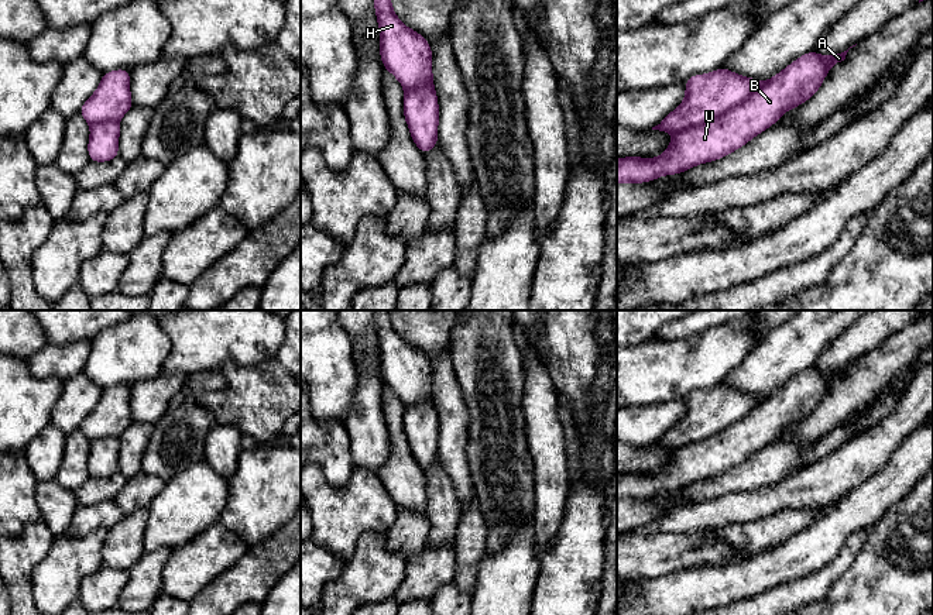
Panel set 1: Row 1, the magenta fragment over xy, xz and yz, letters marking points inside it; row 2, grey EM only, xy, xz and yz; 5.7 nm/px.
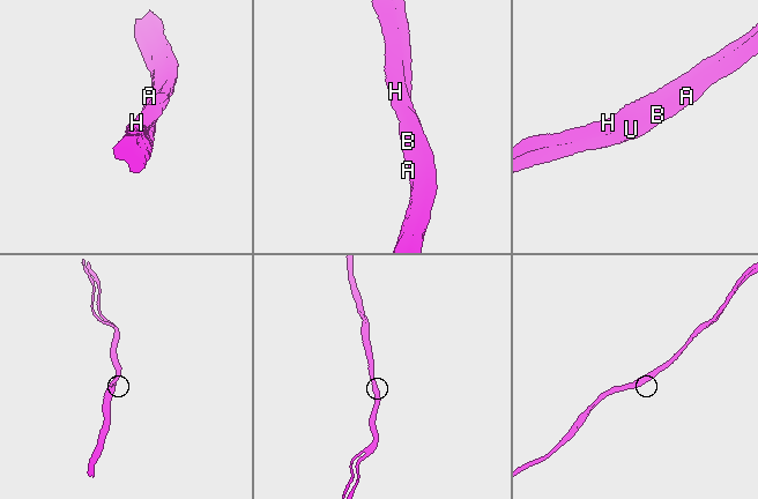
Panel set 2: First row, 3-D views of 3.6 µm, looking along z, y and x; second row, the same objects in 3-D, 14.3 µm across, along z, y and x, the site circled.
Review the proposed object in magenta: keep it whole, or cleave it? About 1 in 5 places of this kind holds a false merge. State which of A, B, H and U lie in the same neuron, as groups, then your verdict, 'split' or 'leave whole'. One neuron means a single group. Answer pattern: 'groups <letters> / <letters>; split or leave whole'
groups A B U / H; split

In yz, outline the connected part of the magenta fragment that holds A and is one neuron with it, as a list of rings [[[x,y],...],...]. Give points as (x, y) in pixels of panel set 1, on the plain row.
[[[848,365],[821,372],[810,367],[764,398],[750,413],[703,442],[678,447],[659,474],[617,475],[617,499],[641,499],[717,477],[775,440],[788,426],[805,419],[821,402],[829,385]]]

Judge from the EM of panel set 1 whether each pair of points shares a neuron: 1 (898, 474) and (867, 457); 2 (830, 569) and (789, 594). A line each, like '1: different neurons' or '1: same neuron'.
1: different neurons
2: same neuron

